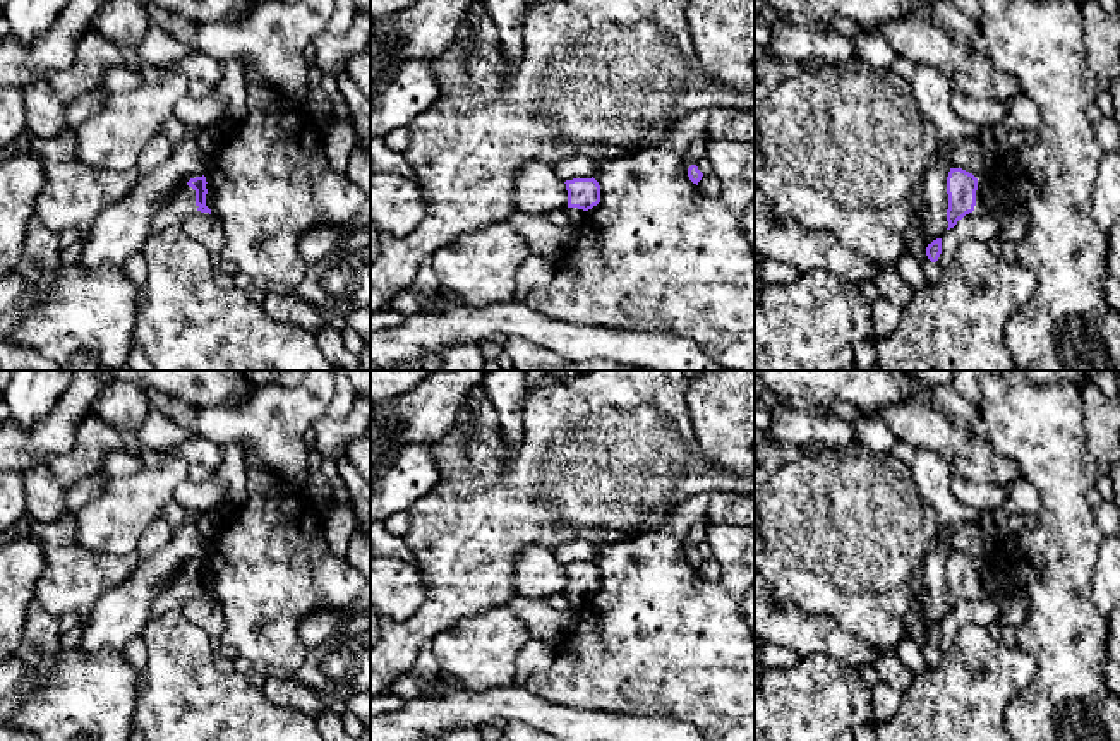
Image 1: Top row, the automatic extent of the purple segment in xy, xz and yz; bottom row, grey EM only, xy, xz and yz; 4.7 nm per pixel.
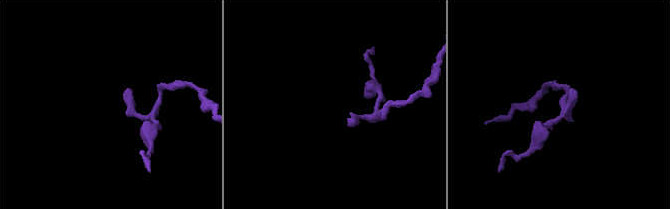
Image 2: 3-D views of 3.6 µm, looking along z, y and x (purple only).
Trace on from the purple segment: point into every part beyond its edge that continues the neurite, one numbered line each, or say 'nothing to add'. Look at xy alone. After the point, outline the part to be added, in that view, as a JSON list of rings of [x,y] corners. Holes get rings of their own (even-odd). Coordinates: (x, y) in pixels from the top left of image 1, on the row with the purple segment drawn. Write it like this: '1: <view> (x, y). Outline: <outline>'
1: xy (182, 206). Outline: [[[185,185],[178,190],[177,197],[153,218],[148,240],[165,228],[182,228],[184,221],[196,211],[196,190]]]

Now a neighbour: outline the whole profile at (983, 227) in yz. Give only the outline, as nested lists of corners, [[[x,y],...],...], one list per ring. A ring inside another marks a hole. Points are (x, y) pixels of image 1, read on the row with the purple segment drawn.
[[[969,213],[957,225],[947,230],[942,237],[942,254],[936,261],[938,266],[947,268],[955,259],[960,244],[967,238],[974,238],[990,244],[993,237],[1000,233],[998,220],[990,213]]]

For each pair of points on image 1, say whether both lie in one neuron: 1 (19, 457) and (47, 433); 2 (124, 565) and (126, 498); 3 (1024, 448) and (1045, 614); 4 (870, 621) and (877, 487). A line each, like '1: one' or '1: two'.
1: one
2: two
3: one
4: one

